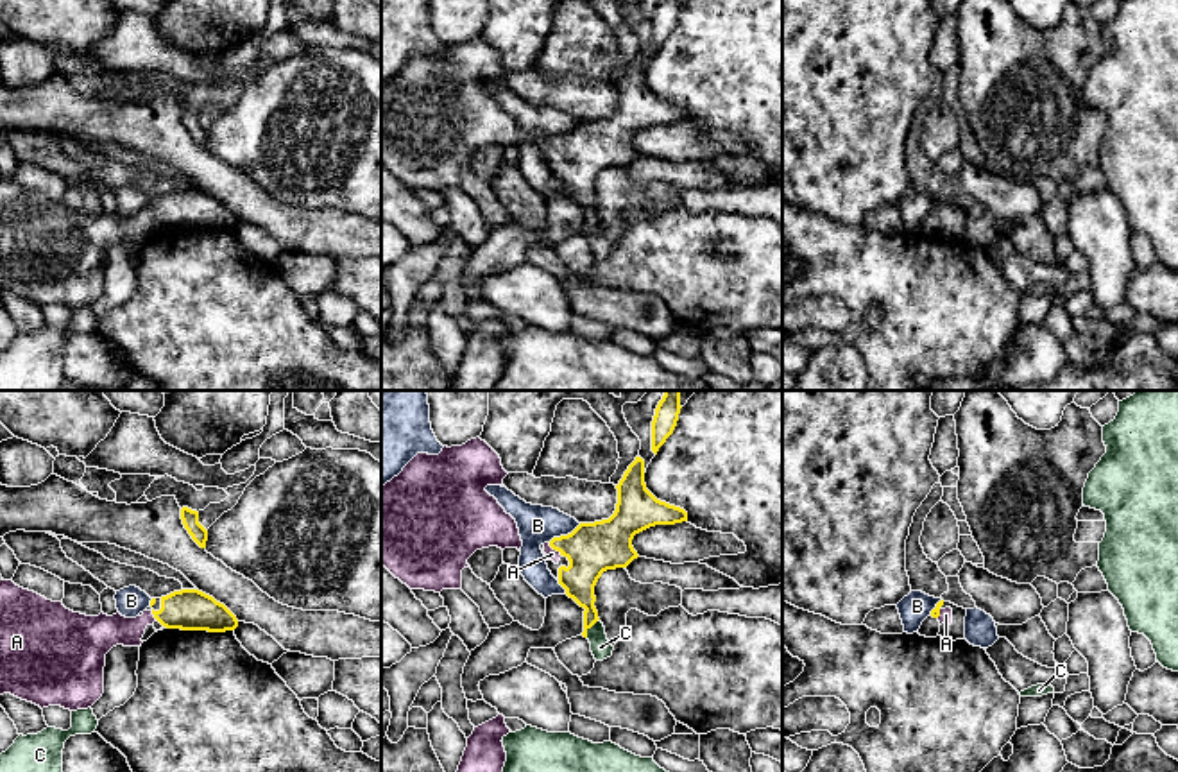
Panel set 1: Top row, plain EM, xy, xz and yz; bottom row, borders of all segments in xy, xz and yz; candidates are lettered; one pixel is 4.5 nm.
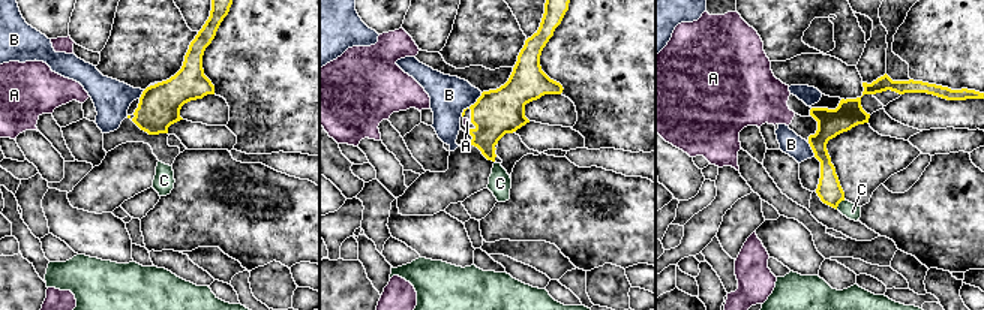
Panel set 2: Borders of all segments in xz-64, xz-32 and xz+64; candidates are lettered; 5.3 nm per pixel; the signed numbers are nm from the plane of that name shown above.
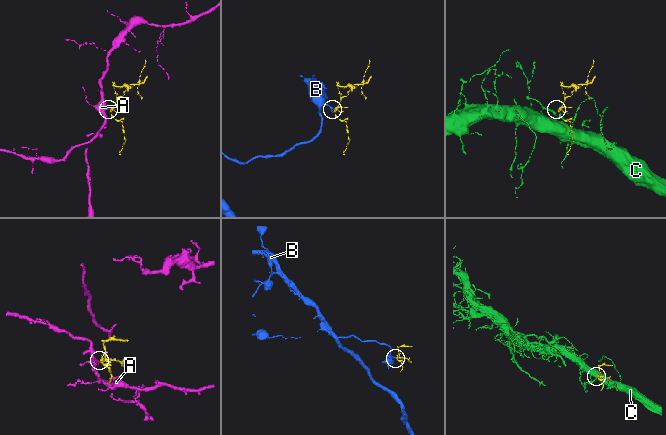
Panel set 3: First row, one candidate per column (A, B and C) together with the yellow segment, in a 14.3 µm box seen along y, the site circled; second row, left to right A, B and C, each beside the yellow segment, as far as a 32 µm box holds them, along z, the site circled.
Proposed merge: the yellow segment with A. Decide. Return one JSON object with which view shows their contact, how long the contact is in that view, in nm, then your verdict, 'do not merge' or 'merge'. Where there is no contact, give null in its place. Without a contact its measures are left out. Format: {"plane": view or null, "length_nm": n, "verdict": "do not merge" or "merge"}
{"plane": "xz", "length_nm": 90, "verdict": "merge"}

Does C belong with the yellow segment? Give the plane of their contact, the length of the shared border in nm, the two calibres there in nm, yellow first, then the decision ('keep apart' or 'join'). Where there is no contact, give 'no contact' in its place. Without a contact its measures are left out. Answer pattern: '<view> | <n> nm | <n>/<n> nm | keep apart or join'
xz | 110 nm | 160/90 nm | keep apart

